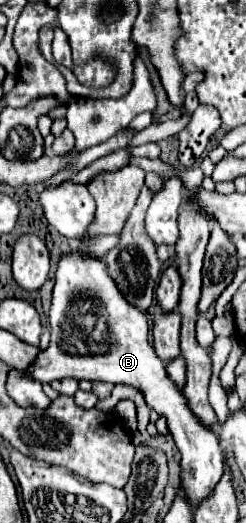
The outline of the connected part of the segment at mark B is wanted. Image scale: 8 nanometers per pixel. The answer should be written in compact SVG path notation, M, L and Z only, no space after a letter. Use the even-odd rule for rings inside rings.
M76 251L60 259L60 265L56 271L56 287L52 293L52 307L50 307L50 331L52 331L52 339L48 349L40 351L36 361L26 371L20 371L20 373L40 383L50 383L64 377L86 379L84 375L88 375L88 381L126 383L126 385L134 385L142 389L146 403L156 413L162 413L168 419L168 429L176 441L176 447L180 449L180 455L182 455L180 489L184 497L188 499L192 507L198 507L204 499L208 499L210 493L214 493L214 487L218 485L218 479L224 473L224 453L218 443L218 437L214 435L214 431L204 427L194 417L180 389L176 389L176 385L168 379L164 371L164 361L154 353L154 349L148 343L146 315L138 311L136 307L132 307L130 303L126 303L126 299L118 293L114 281L110 281L110 275L106 273L104 261L78 255ZM84 295L94 297L96 307L102 306L102 317L106 317L107 332L110 332L110 351L94 355L94 357L70 357L70 353L62 353L62 349L58 349L58 325L62 325L62 317L66 317L66 309L81 302Z

